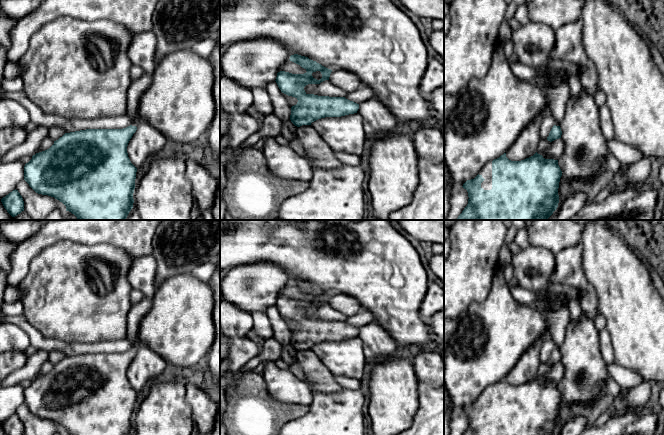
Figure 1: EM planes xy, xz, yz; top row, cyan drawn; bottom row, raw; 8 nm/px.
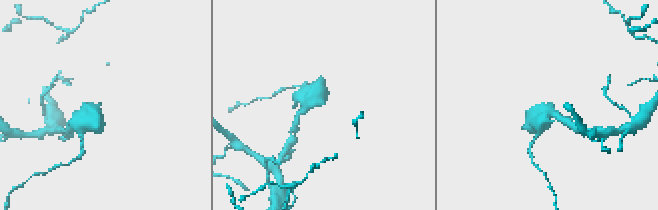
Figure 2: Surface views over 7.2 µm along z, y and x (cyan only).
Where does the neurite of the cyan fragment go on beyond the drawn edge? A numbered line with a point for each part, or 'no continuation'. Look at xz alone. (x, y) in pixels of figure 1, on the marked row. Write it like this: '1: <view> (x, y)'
no continuation

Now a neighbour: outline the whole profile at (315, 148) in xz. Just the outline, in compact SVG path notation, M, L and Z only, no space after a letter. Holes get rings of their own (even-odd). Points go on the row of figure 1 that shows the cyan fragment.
M311 125L297 127L295 139L303 147L302 154L318 167L331 169L343 164Z

